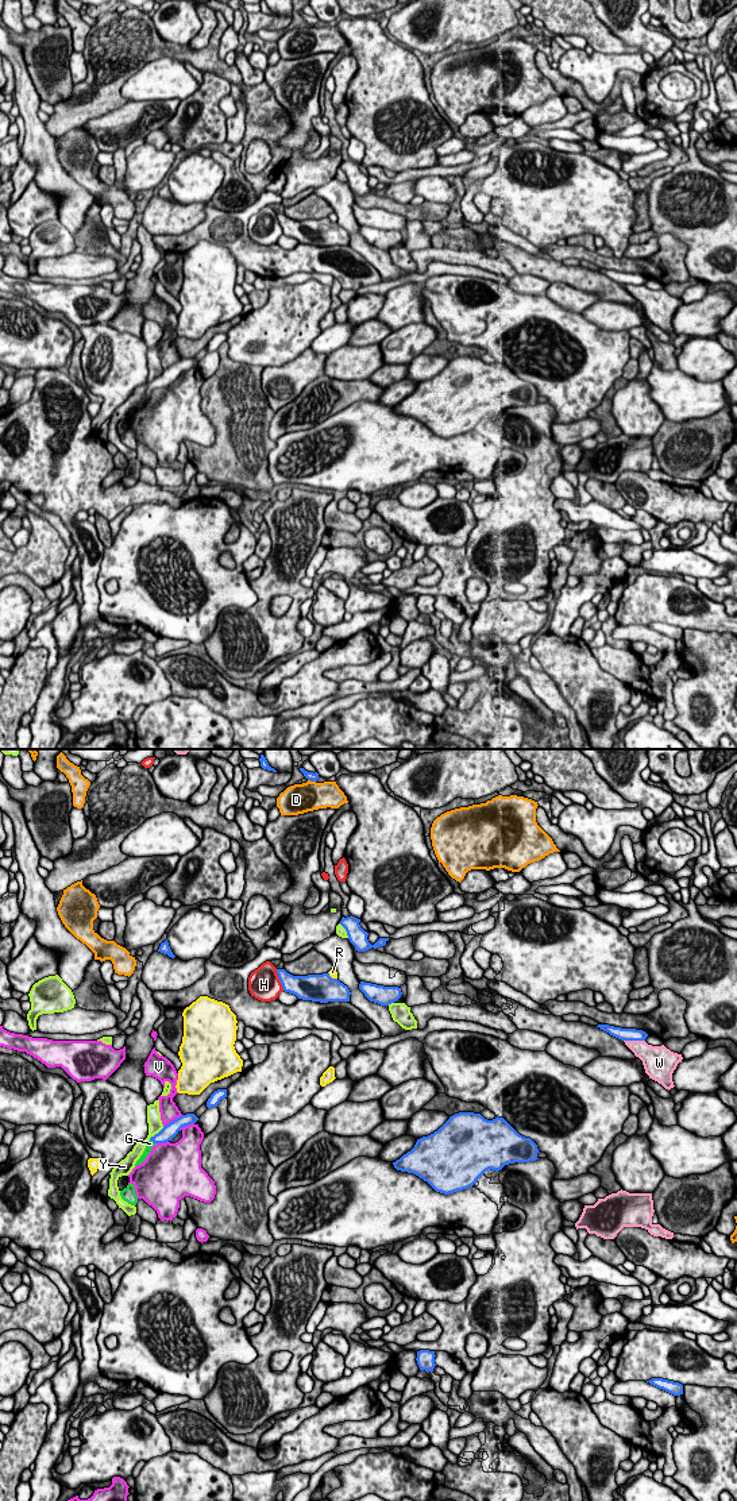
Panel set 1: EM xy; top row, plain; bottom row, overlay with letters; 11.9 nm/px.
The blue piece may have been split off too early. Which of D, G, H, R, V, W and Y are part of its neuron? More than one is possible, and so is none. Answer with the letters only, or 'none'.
G

